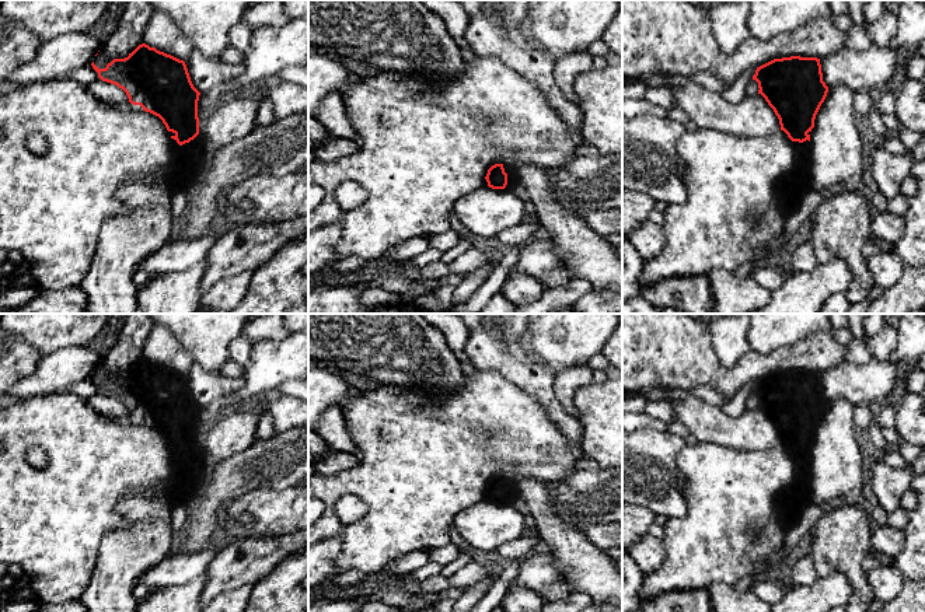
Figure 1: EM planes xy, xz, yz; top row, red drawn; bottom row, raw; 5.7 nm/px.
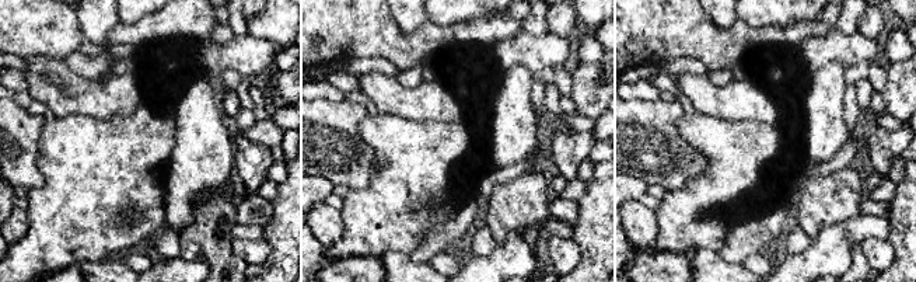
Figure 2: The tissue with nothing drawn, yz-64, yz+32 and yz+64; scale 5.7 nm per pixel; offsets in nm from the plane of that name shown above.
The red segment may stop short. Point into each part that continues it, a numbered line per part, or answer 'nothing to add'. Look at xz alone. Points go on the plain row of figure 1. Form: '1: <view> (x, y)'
1: xz (512, 495)

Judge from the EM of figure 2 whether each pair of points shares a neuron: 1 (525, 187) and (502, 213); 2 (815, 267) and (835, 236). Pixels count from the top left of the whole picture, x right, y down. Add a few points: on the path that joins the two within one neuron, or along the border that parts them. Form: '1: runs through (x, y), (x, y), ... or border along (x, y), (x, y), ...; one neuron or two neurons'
1: runs through (521, 194), (509, 206); one neuron
2: runs through (821, 260), (835, 243); one neuron

